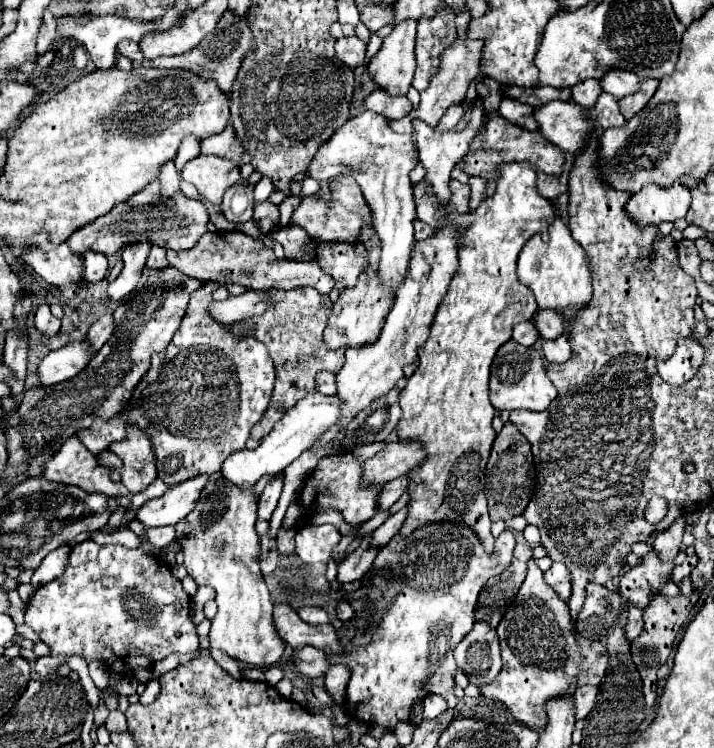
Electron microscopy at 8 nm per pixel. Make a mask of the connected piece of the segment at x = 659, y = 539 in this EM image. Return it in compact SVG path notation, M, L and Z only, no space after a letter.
M673 522L663 534L655 536L653 538L653 548L657 552L659 558L663 558L665 562L667 560L673 560L679 552L679 546L681 546L681 540L683 540L683 532L685 532L685 526L681 522Z

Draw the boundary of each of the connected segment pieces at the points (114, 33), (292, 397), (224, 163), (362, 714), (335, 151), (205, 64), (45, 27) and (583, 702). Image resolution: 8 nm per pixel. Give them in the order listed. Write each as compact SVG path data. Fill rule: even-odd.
M169 8L163 16L163 20L159 22L149 22L149 24L143 24L143 22L135 22L135 20L129 20L129 18L121 18L121 16L99 16L99 18L91 18L91 16L61 16L57 18L57 30L67 36L71 36L73 40L77 40L79 44L83 44L91 56L91 62L95 64L97 70L111 70L116 64L115 58L115 46L119 44L119 40L123 38L133 38L133 40L141 40L147 32L153 32L153 30L169 30L177 18L181 14L177 14L173 8Z
M295 288L295 290L271 290L271 298L273 304L265 314L243 322L235 322L229 328L235 340L239 340L243 334L263 342L275 364L275 388L271 394L271 402L267 404L261 422L251 428L251 438L255 440L261 440L267 432L271 432L273 424L279 422L281 414L295 406L295 402L315 392L315 376L319 370L329 370L337 374L345 362L345 348L331 350L323 342L323 330L327 326L327 318L333 306L329 296L323 296L313 288Z
M197 156L189 160L181 172L181 176L191 182L209 202L221 204L225 190L241 178L239 166L231 160L223 160L219 156Z
M437 522L437 524L427 524L427 526L421 526L417 528L409 538L399 538L399 534L385 546L377 552L377 558L373 562L373 568L367 572L367 576L361 580L361 588L351 592L351 594L345 594L345 600L353 606L355 610L355 616L343 624L343 632L339 632L339 638L343 638L343 646L347 646L347 654L327 654L327 658L331 658L331 664L345 664L349 670L351 670L351 678L349 678L349 684L347 684L345 711L349 710L350 714L353 714L355 718L359 718L361 722L365 724L377 724L381 726L385 732L391 732L395 728L397 722L407 722L409 716L411 716L411 710L417 702L421 702L425 696L429 694L439 694L447 700L449 708L455 708L457 706L457 696L453 694L453 688L455 688L455 682L453 682L453 672L457 668L455 664L455 658L453 658L453 650L455 646L471 632L471 626L475 624L475 618L473 618L473 612L475 612L475 604L477 604L477 596L481 592L481 588L487 584L489 578L493 576L499 576L511 562L511 554L513 554L513 548L515 548L515 536L513 532L505 530L497 540L495 540L495 552L493 554L487 554L481 546L481 542L477 540L475 532L471 532L467 526L463 524L451 524L451 522Z
M365 110L363 114L347 120L339 130L335 130L335 134L323 146L319 146L319 152L307 168L307 176L321 182L335 178L335 174L349 174L357 180L371 208L373 226L383 244L379 270L385 288L391 290L397 290L403 282L403 274L409 268L411 252L415 248L415 202L409 172L417 162L419 158L415 146L411 144L411 136L395 134L381 114Z
M225 12L223 18L219 20L219 24L215 26L213 32L209 32L193 50L179 54L179 56L171 56L171 58L155 58L155 60L143 60L141 64L135 66L149 66L149 68L179 68L179 70L191 70L193 74L203 74L205 78L211 78L217 82L219 90L223 90L223 94L231 94L231 82L237 76L237 70L245 58L245 54L251 50L251 30L247 26L247 18L245 16L235 16L231 12Z
M51 12L43 14L43 24L39 28L39 36L37 36L37 54L47 52L47 48L53 44L55 40L55 18Z
M577 686L575 690L575 710L577 710L577 720L583 720L595 704L597 698L597 686Z

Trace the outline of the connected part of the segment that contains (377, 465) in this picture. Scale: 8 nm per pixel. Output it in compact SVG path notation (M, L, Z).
M393 442L363 464L363 478L367 478L367 482L387 484L393 478L407 474L419 462L423 462L423 450L415 446L415 442L405 444Z

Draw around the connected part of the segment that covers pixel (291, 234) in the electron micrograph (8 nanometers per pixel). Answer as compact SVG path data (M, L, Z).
M289 226L289 228L279 228L273 232L273 238L277 242L283 244L285 248L285 256L287 258L295 258L295 260L305 260L305 262L311 262L315 260L313 252L305 252L305 240L307 240L307 234L303 230L299 230L297 226Z

